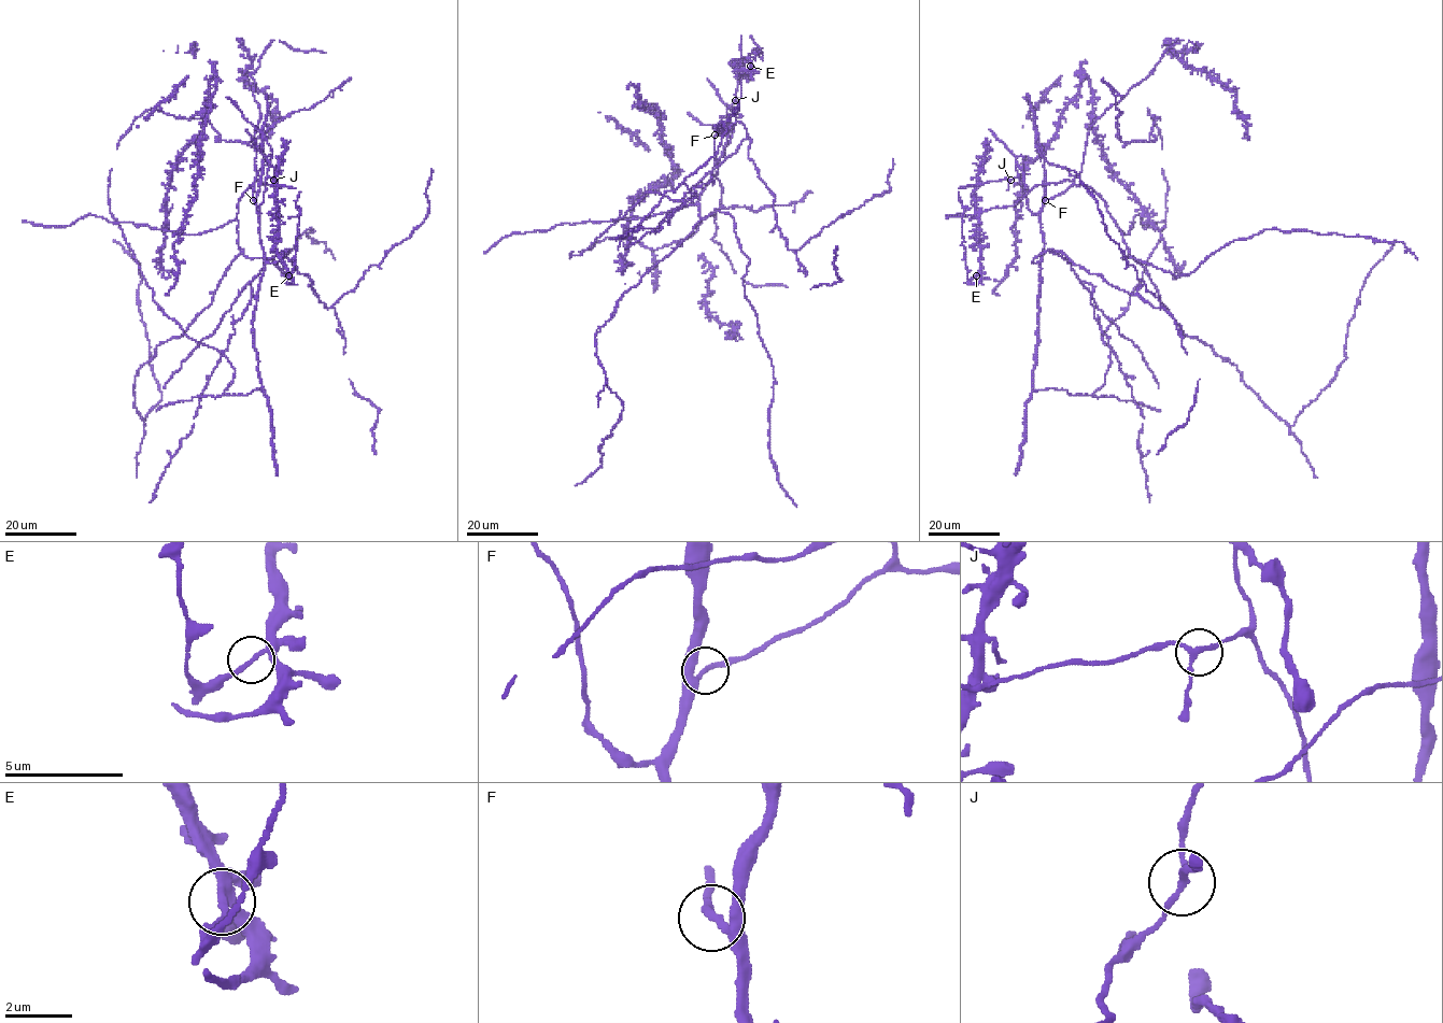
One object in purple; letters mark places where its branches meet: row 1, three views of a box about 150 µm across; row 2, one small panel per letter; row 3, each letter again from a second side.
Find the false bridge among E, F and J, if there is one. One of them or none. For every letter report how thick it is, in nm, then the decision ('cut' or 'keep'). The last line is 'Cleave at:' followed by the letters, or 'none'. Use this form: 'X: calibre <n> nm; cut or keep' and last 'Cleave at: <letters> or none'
E: calibre 170 nm; cut
F: calibre 190 nm; keep
J: calibre 170 nm; keep
Cleave at: E

